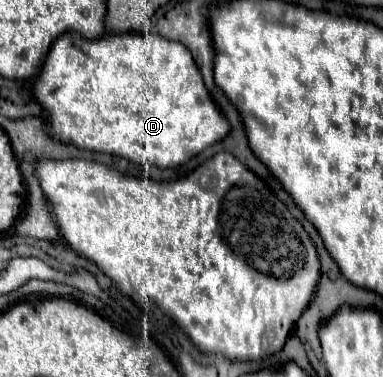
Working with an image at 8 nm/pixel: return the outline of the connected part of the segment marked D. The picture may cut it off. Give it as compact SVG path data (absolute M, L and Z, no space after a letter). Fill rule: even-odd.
M63 33L49 49L41 73L33 83L33 93L47 113L53 137L81 149L117 155L141 166L183 165L205 147L221 141L231 129L225 115L209 97L189 49L153 33L121 33L89 41L77 33Z

